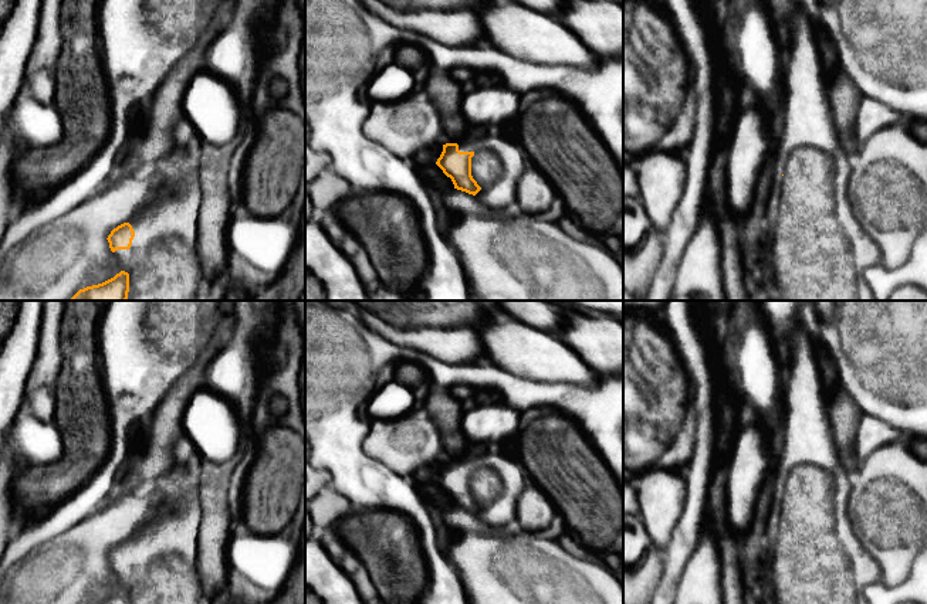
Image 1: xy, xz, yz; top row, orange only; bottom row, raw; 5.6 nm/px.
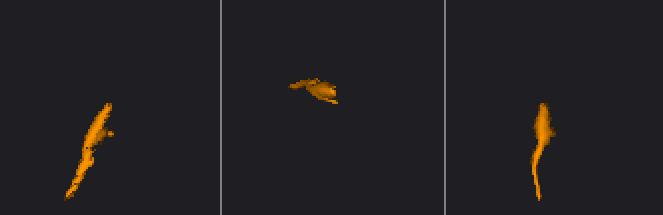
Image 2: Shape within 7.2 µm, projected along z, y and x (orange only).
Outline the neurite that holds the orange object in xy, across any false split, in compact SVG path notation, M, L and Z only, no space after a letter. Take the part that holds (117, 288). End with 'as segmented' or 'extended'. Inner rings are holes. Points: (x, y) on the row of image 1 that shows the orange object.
M196 142L190 146L175 146L152 170L160 181L160 196L131 223L124 223L114 228L106 238L111 251L118 259L124 259L126 267L102 284L79 289L68 301L126 301L129 279L136 274L132 258L138 251L146 252L168 238L176 238L190 250L194 247L202 204Z; extended

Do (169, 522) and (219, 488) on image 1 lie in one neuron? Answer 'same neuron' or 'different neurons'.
different neurons

